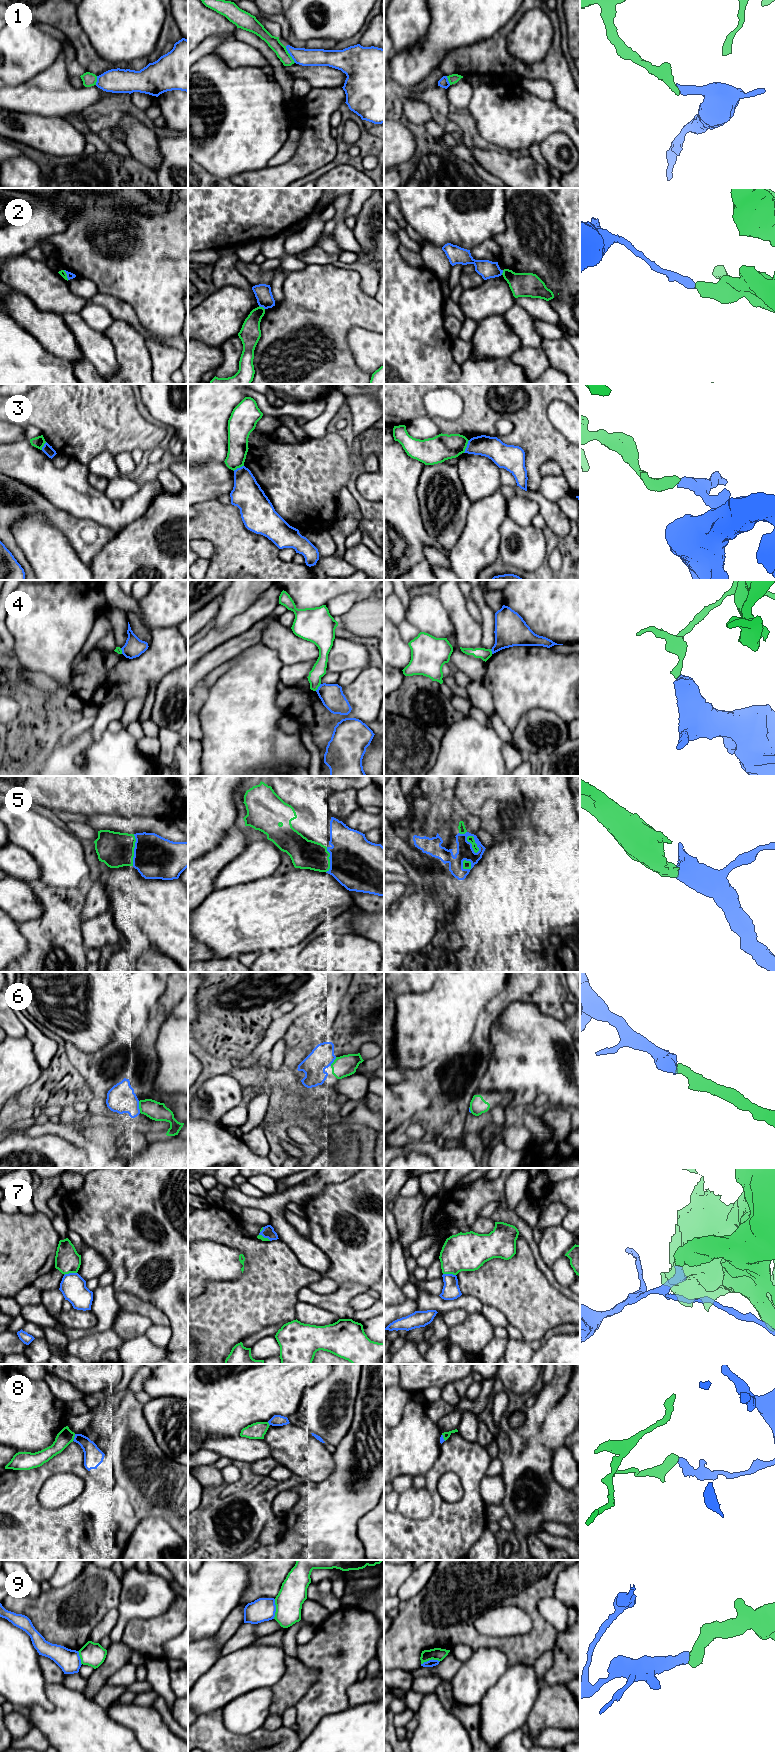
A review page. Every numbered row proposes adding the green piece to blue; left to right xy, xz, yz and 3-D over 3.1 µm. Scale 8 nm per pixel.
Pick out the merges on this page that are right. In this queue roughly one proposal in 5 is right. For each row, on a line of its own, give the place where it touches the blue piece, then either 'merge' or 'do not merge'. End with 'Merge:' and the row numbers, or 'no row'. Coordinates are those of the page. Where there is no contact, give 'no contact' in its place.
1: meets blue in xz at (289, 53); do not merge
2: meets blue in xz at (262, 306); do not merge
3: meets blue in yz at (467, 446); do not merge
4: meets blue in xz at (318, 687); do not merge
5: meets blue in yz at (471, 844); merge
6: meets blue in xy at (138, 1107); merge
7: meets blue in xy at (70, 1273); do not merge
8: meets blue in xy at (74, 1437); do not merge
9: meets blue in xz at (275, 1609); do not merge
Merge: 5, 6

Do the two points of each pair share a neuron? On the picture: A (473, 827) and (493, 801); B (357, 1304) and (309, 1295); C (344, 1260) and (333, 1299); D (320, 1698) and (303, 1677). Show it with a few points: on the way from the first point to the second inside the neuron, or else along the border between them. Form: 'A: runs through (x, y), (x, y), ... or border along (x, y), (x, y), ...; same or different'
A: border along (467, 814), (473, 815), (478, 819), (480, 828); different
B: border along (365, 1292), (351, 1299), (353, 1311); different
C: border along (362, 1284), (347, 1282), (339, 1288); different
D: border along (304, 1664), (317, 1672), (317, 1678), (296, 1704); different

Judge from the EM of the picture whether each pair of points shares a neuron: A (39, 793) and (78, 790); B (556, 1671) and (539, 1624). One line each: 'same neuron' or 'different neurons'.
A: same neuron
B: different neurons

